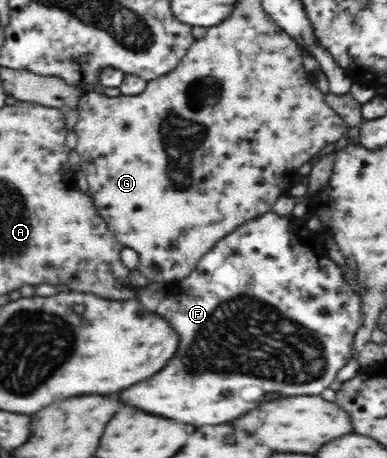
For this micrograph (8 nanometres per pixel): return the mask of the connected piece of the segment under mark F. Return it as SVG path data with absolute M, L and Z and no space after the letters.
M266 212L258 217L239 225L232 233L228 233L218 240L214 248L208 250L202 260L199 260L194 272L190 276L184 277L180 284L168 283L168 286L158 283L148 283L144 287L138 288L137 298L148 310L162 315L170 323L179 339L180 350L174 360L170 360L168 368L156 374L150 382L138 384L120 398L128 404L134 404L146 412L154 412L160 416L168 416L180 422L192 422L198 426L218 426L218 424L230 424L234 416L242 416L242 412L250 412L258 400L266 400L266 396L321 396L324 390L328 390L333 382L338 378L340 368L346 368L351 362L351 348L358 328L360 328L360 298L352 288L346 288L348 284L342 280L340 268L328 260L326 256L318 256L312 246L300 246L296 244L296 230L300 230L300 220L296 218L282 218L272 212Z

